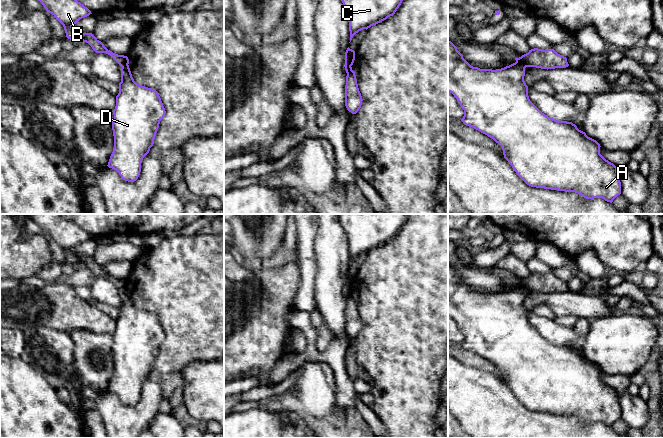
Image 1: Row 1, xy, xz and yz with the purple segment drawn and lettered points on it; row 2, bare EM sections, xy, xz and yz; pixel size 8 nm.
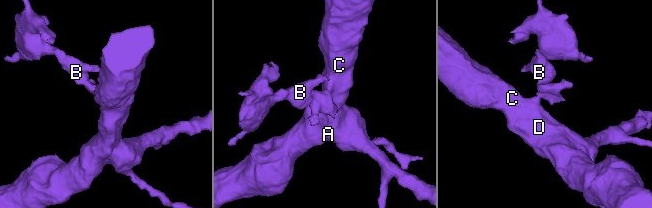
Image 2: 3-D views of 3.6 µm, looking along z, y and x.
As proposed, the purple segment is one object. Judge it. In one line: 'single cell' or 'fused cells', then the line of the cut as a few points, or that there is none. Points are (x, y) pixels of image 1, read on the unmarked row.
fused cells; cut in yz along (515, 286), (524, 292)

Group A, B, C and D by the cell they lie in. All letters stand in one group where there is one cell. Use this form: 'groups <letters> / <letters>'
groups A C D / B

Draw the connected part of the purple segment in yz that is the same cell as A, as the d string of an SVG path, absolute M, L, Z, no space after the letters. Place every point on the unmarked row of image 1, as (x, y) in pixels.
M448 264L448 316L454 319L464 334L461 345L466 350L473 351L498 367L504 382L527 409L575 416L586 423L602 422L612 427L621 418L617 391L600 378L600 368L579 354L575 348L557 345L542 337L529 323L524 300L525 292L516 286L496 294L473 291Z

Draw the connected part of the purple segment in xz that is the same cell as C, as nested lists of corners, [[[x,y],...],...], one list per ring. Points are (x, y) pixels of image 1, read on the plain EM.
[[[337,214],[346,233],[350,266],[353,260],[393,240],[406,214]]]

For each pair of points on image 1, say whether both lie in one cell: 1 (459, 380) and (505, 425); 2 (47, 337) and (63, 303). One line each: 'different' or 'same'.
1: same
2: different

